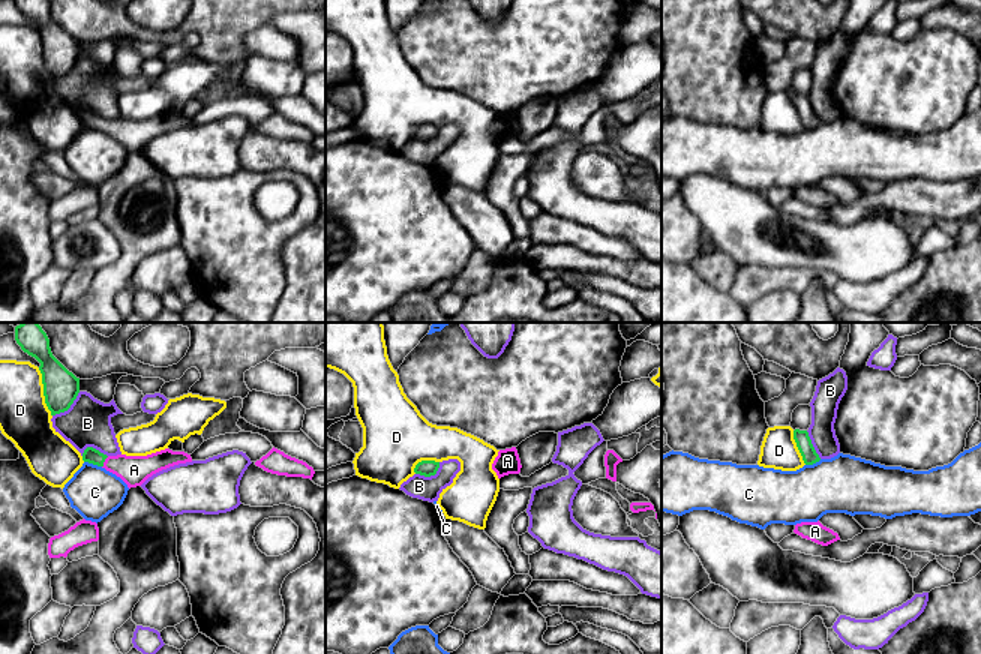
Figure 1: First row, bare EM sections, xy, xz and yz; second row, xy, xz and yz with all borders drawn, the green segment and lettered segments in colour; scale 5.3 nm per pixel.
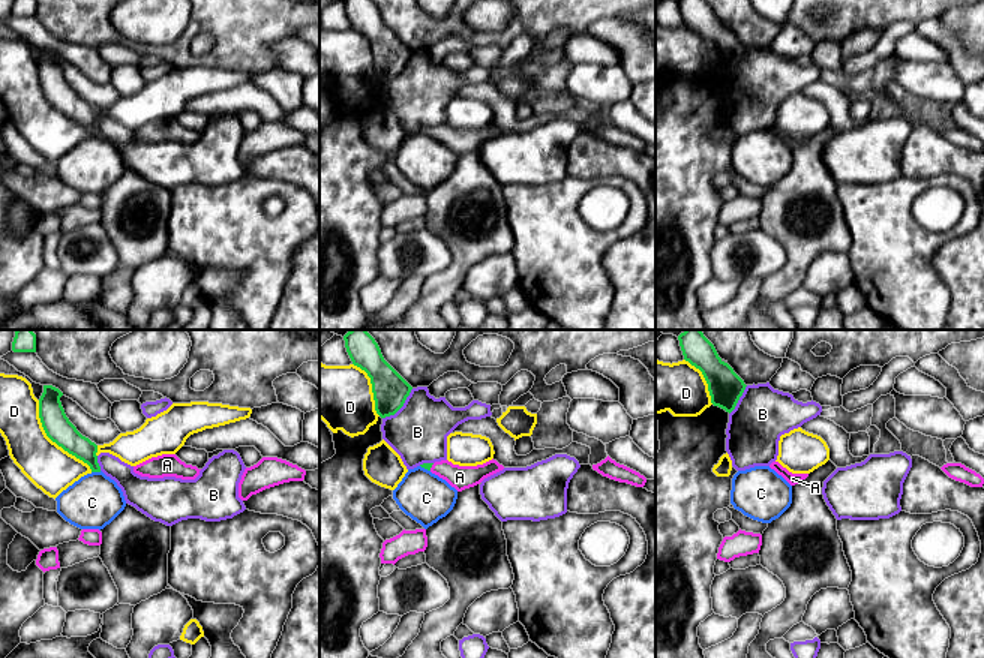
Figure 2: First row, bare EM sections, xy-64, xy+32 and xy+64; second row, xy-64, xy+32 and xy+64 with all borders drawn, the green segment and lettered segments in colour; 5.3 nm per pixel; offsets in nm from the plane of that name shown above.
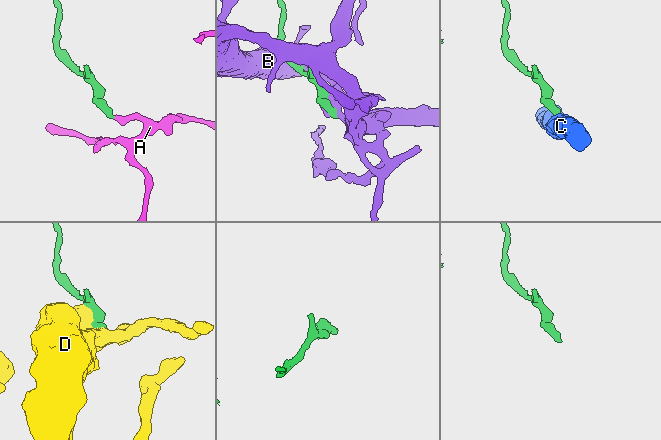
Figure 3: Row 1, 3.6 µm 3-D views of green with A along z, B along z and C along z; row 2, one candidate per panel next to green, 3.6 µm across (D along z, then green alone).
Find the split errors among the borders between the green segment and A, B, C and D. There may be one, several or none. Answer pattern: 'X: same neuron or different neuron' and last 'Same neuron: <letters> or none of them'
A: same neuron
B: different neuron
C: different neuron
D: different neuron
Same neuron: A

